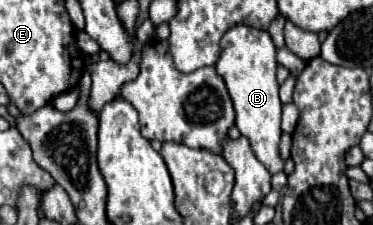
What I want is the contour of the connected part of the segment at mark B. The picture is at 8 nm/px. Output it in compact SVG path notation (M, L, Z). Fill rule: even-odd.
M235 25L231 27L223 39L219 41L221 55L215 63L217 73L223 77L231 101L237 113L237 129L243 137L249 139L255 157L269 169L269 173L283 171L283 161L279 157L279 139L281 139L281 101L279 101L279 85L275 79L277 61L275 61L275 45L267 31Z

